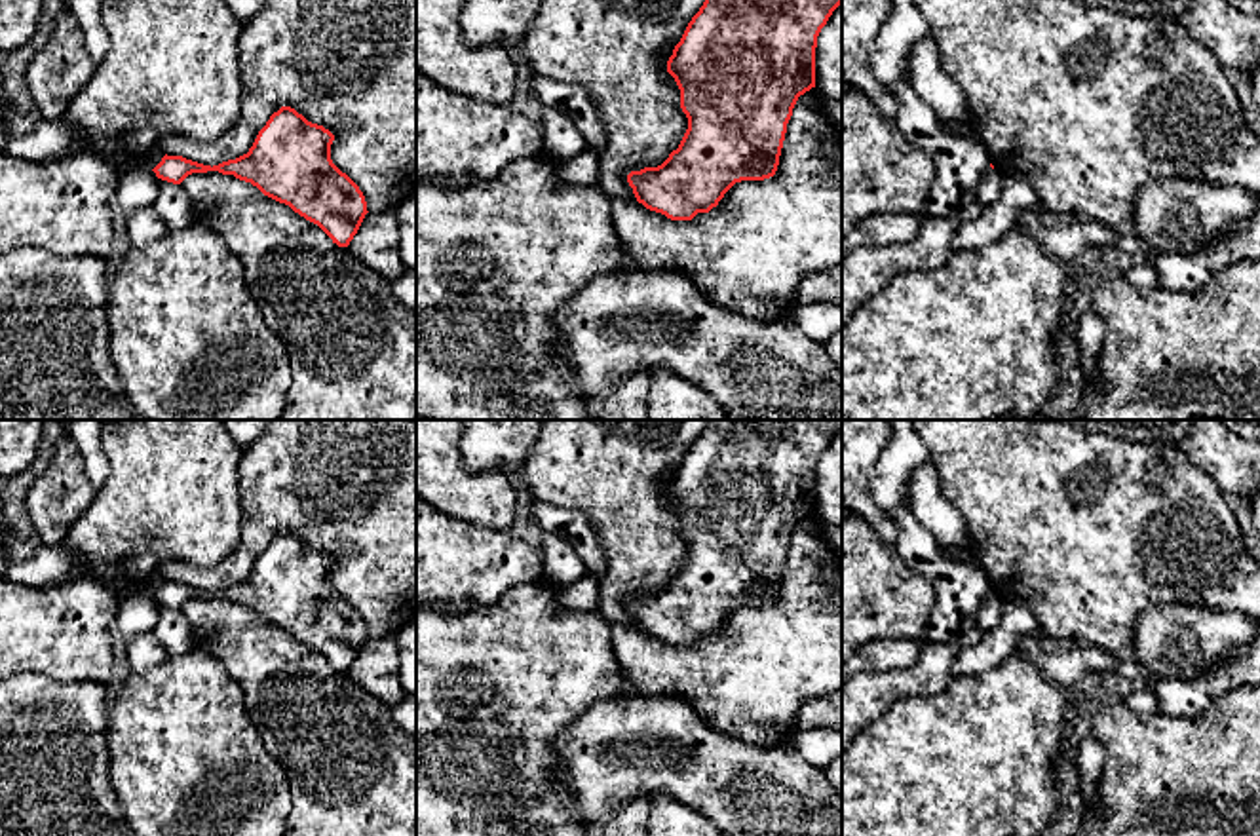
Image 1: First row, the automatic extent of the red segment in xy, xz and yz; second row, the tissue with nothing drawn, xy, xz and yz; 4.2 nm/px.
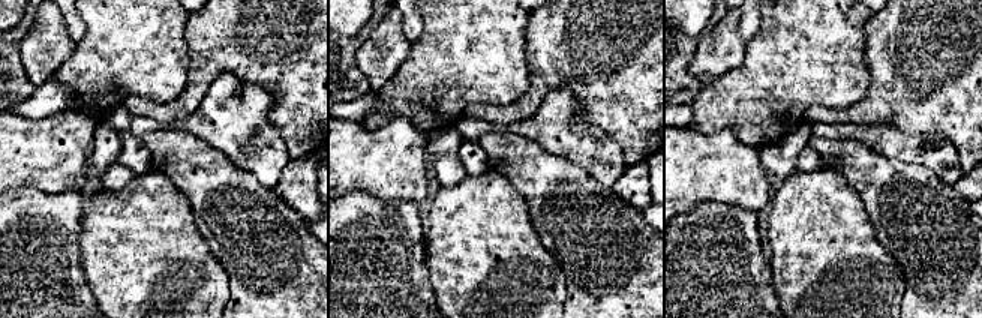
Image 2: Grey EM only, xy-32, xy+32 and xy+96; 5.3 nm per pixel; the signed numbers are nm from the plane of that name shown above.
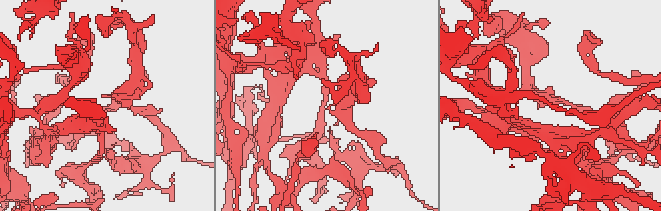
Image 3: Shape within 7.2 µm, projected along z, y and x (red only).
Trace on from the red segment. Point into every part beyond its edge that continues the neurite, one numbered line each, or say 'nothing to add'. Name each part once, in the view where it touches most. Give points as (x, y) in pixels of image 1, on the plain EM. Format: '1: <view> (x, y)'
nothing to add

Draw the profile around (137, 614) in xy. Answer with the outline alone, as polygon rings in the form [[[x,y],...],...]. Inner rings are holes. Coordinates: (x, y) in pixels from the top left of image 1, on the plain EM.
[[[137,589],[120,597],[120,612],[116,616],[116,638],[127,642],[137,635],[152,633],[158,621],[158,602],[144,591]]]

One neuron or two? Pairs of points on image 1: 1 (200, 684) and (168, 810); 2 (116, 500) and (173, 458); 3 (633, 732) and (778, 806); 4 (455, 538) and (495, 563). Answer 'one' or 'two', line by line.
1: one
2: one
3: one
4: one

